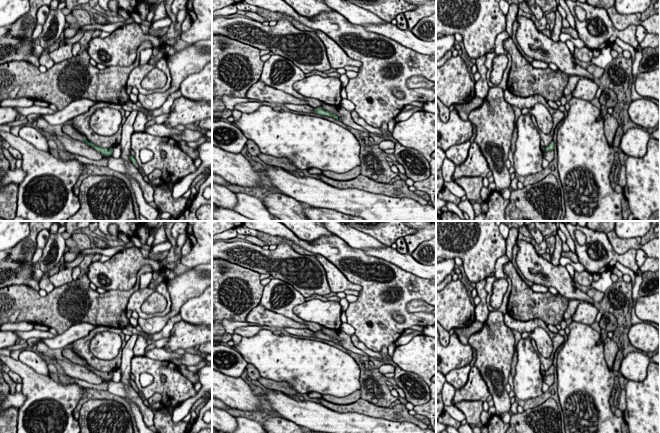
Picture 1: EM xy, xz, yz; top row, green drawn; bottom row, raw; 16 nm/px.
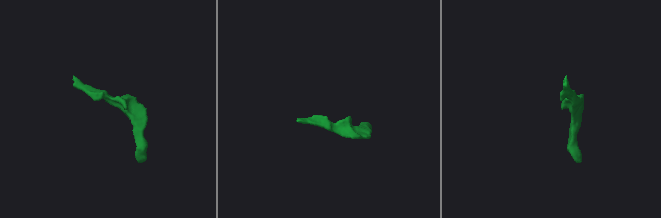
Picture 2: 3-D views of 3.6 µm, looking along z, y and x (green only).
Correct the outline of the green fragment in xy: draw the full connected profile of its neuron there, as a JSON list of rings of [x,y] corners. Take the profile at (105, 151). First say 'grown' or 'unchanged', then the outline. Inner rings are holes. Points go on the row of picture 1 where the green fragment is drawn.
grown | [[[64,125],[62,127],[62,132],[64,134],[69,135],[71,138],[84,142],[87,145],[89,145],[90,147],[94,148],[96,151],[98,151],[99,153],[103,154],[104,156],[110,156],[113,153],[113,148],[102,148],[99,146],[94,145],[93,143],[90,143],[87,141],[86,137],[83,136],[80,132],[78,132],[76,129],[74,129],[71,125]]]

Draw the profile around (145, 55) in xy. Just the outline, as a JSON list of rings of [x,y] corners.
[[[147,48],[144,49],[140,52],[140,63],[139,65],[145,65],[148,63],[148,61],[150,60],[150,58],[152,57],[153,54],[153,49],[152,48]]]

